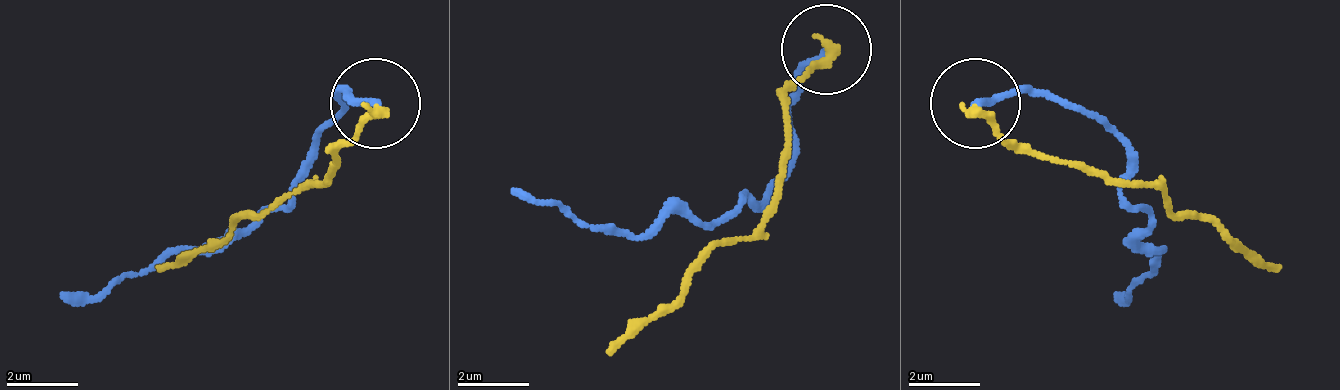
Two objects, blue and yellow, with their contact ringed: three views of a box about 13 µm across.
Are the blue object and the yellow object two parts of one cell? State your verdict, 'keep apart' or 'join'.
keep apart

